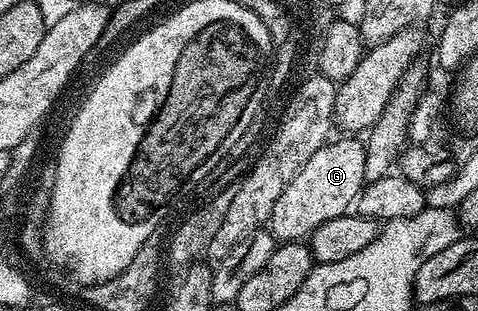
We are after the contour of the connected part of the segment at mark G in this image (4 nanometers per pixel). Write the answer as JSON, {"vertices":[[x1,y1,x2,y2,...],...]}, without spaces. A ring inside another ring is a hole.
{"vertices":[[358,137,344,138,348,139,333,140,319,148,279,195,266,224,277,242,303,240,318,226,347,214,355,204,366,184,366,145]]}

